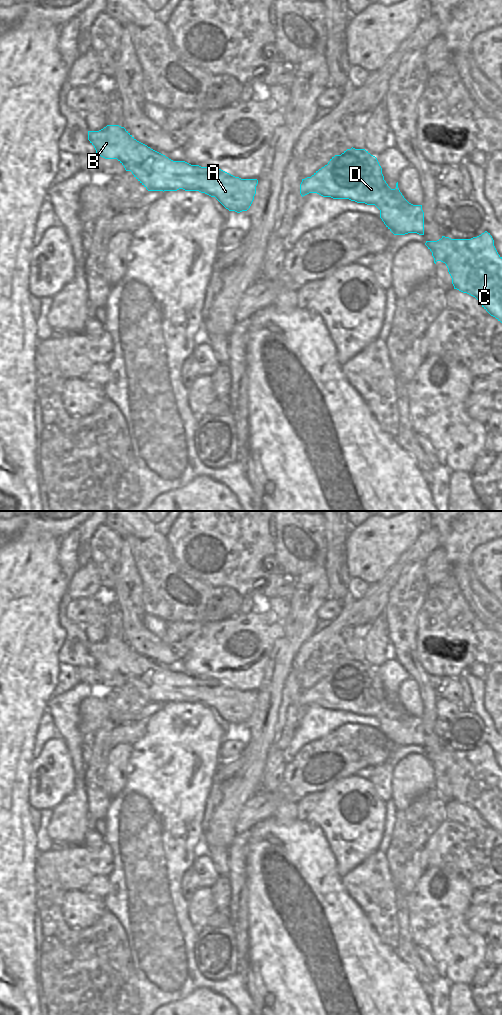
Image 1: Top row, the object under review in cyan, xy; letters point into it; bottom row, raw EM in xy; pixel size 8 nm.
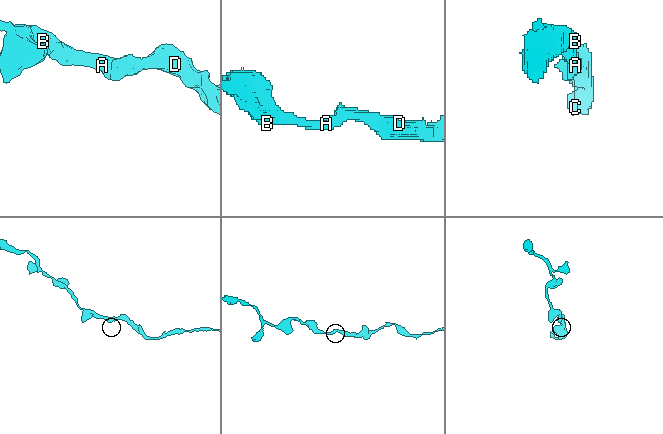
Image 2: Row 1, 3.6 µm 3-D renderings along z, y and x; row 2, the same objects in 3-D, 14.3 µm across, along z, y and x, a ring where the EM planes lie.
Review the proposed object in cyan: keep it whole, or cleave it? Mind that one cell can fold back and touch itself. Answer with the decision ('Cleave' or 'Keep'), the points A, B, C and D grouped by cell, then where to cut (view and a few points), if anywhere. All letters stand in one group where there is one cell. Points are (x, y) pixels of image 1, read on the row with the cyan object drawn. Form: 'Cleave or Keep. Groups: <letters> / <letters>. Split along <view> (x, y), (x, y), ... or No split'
Keep. Groups: A B C D. No split

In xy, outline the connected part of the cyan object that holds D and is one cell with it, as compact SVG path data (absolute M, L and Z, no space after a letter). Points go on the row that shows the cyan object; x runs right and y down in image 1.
M353 147L347 149L341 155L332 157L327 165L316 171L311 177L302 179L300 194L303 197L309 193L317 193L323 197L331 197L333 199L349 199L357 203L375 205L380 210L380 218L394 235L405 235L408 233L424 235L424 212L422 205L409 203L400 192L398 182L396 183L396 188L391 189L384 180L382 168L377 158L365 149L355 149Z

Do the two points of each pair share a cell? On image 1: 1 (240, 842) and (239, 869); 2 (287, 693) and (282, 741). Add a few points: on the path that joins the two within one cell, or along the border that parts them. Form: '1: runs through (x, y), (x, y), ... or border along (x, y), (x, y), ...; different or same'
1: runs through (239, 849), (239, 862); same
2: runs through (287, 705), (285, 729); same

